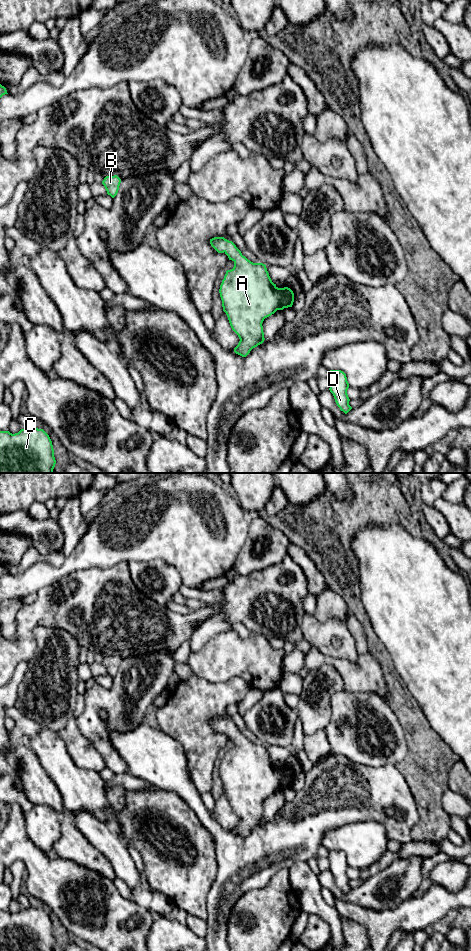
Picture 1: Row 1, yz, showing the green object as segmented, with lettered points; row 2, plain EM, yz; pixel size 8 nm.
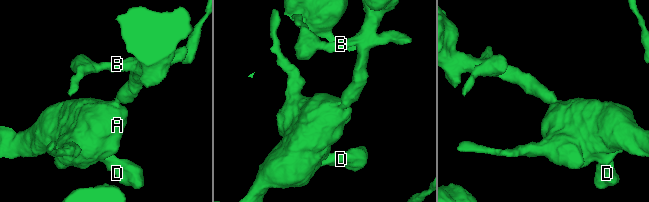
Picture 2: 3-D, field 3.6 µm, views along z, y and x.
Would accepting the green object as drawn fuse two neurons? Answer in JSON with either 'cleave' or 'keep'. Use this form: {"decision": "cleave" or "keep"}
{"decision": "keep"}

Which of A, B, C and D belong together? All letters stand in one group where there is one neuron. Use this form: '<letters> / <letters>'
A B C D

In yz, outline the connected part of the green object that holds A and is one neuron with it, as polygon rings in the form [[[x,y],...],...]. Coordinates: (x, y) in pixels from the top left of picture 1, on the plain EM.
[[[214,717],[210,724],[234,742],[234,747],[226,751],[219,773],[223,791],[240,819],[234,832],[246,837],[265,820],[264,799],[277,790],[292,787],[294,773],[288,767],[278,768],[272,762],[266,745],[248,740],[232,721]]]

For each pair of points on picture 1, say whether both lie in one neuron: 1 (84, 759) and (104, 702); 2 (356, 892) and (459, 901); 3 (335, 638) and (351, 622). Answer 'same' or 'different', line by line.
1: different
2: different
3: different

